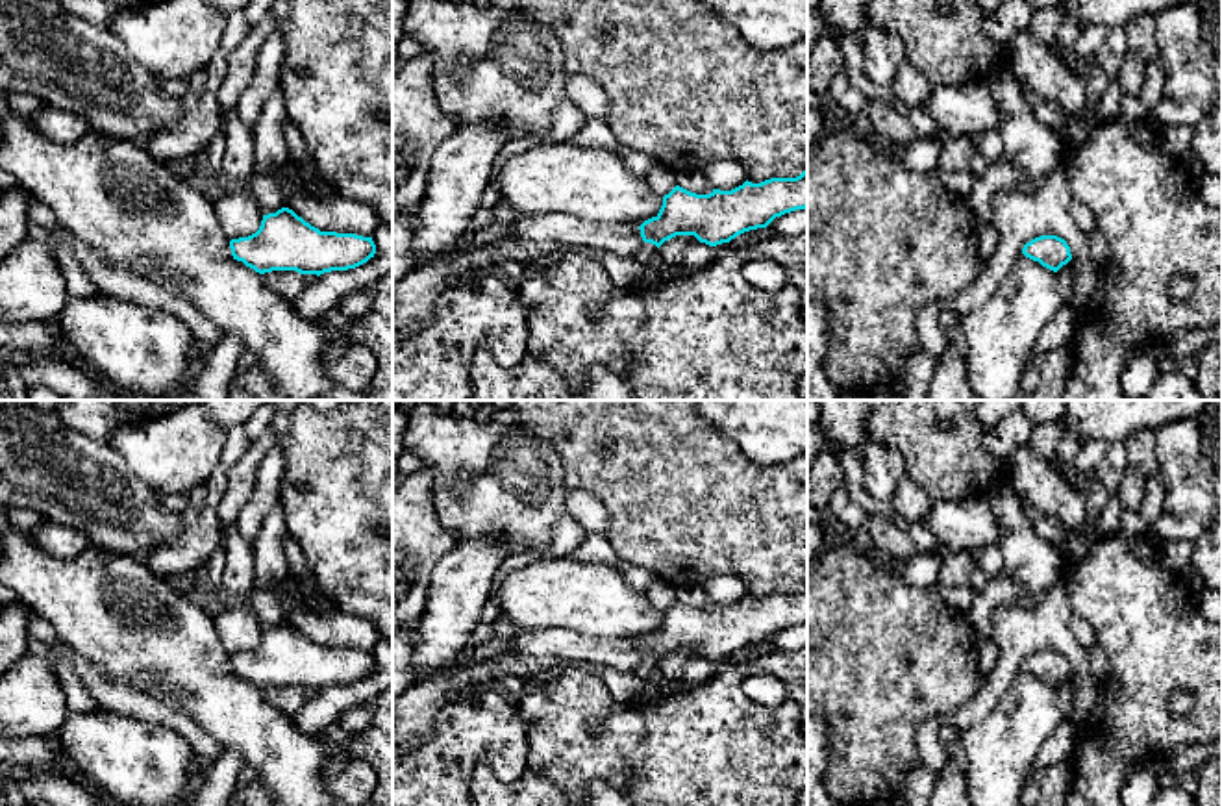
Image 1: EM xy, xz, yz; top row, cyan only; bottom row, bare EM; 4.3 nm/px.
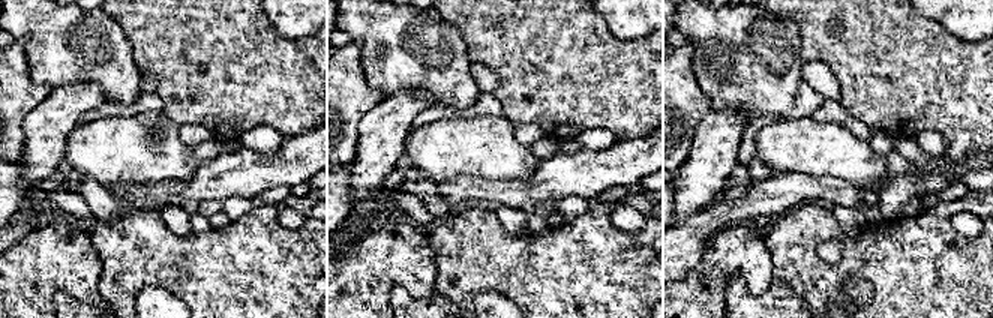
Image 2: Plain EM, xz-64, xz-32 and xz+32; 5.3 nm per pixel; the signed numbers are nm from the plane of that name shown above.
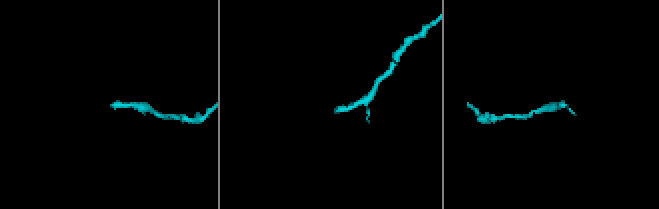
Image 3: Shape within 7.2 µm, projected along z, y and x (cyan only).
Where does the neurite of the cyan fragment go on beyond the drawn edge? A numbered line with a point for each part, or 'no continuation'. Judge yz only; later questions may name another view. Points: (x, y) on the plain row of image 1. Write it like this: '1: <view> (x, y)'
no continuation

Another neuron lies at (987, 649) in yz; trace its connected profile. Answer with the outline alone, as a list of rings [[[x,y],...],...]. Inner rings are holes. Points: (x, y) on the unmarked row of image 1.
[[[978,639],[978,652],[979,652],[979,671],[981,676],[987,678],[998,660],[998,647],[994,639]]]

